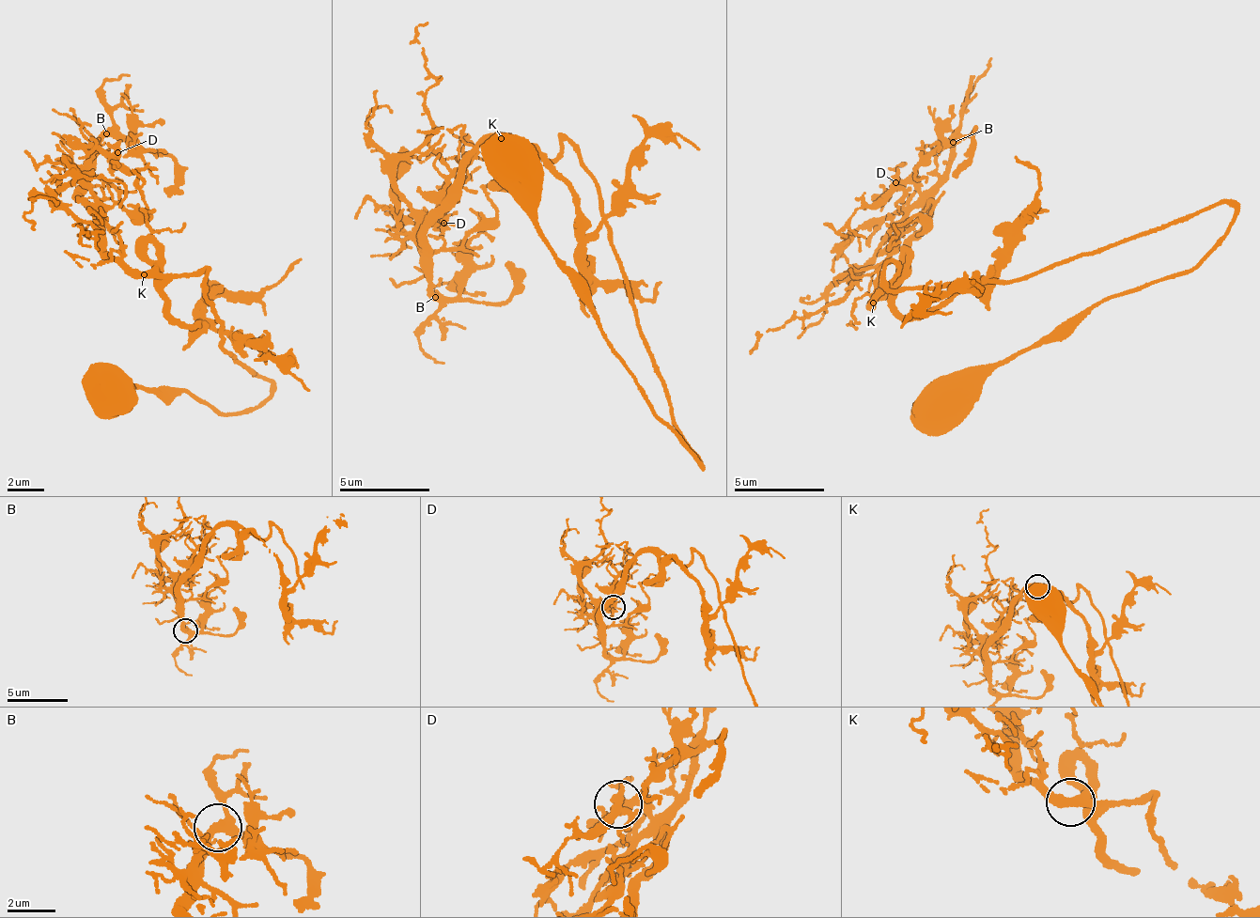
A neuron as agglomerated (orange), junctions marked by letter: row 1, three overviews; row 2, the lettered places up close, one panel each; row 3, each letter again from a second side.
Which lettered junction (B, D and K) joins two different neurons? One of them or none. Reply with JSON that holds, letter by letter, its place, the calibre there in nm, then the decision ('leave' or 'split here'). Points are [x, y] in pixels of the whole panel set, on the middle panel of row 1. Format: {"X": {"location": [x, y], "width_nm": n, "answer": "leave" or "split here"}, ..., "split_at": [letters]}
{"B": {"location": [435, 297], "width_nm": 320, "answer": "leave"}, "D": {"location": [443, 223], "width_nm": 320, "answer": "leave"}, "K": {"location": [501, 138], "width_nm": 320, "answer": "leave"}, "split_at": []}

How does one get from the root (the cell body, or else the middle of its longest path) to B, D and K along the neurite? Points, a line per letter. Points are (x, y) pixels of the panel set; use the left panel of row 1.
B: (232, 354), (218, 332), (171, 312), (142, 212), (154, 214), (122, 204), (92, 174), (106, 133)
D: (232, 354), (203, 322), (179, 321), (163, 278), (124, 261), (80, 164), (92, 144), (117, 152)
K: (232, 354), (225, 349), (218, 332), (203, 322), (186, 326), (179, 321), (164, 299), (163, 278), (142, 273)

